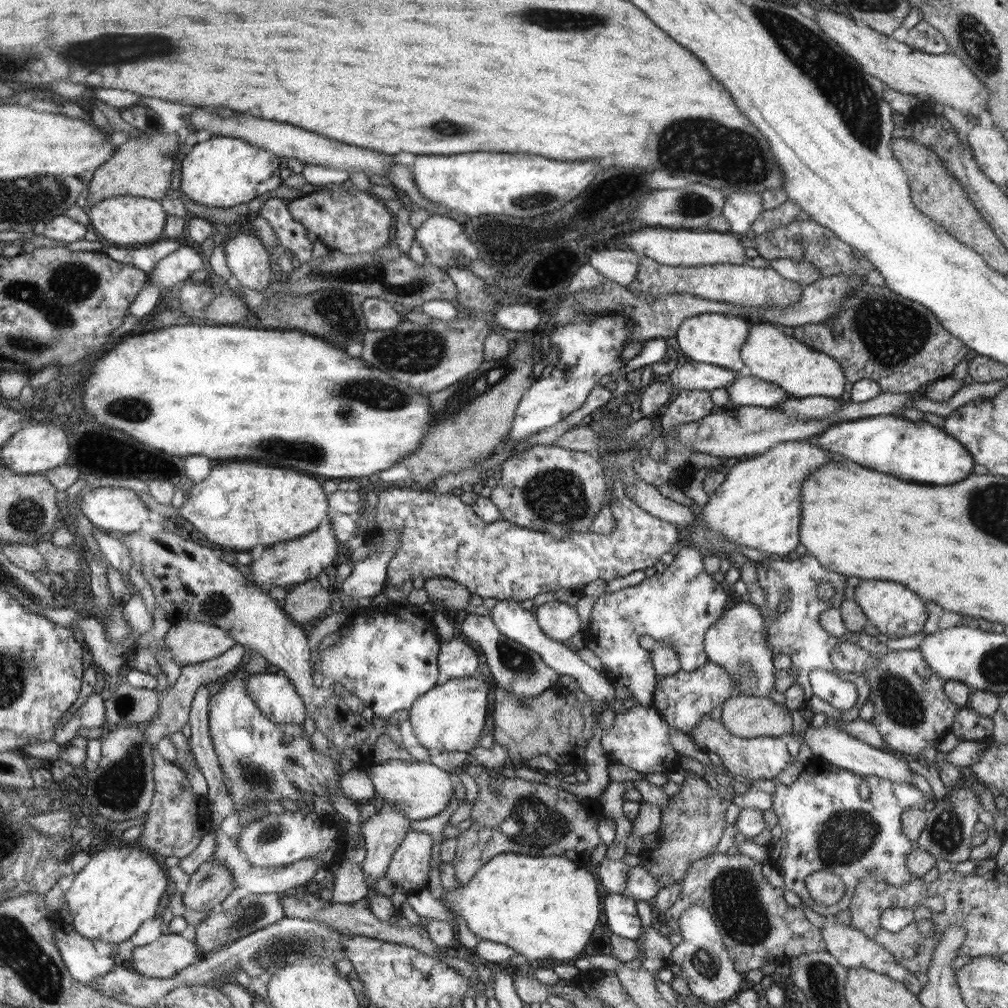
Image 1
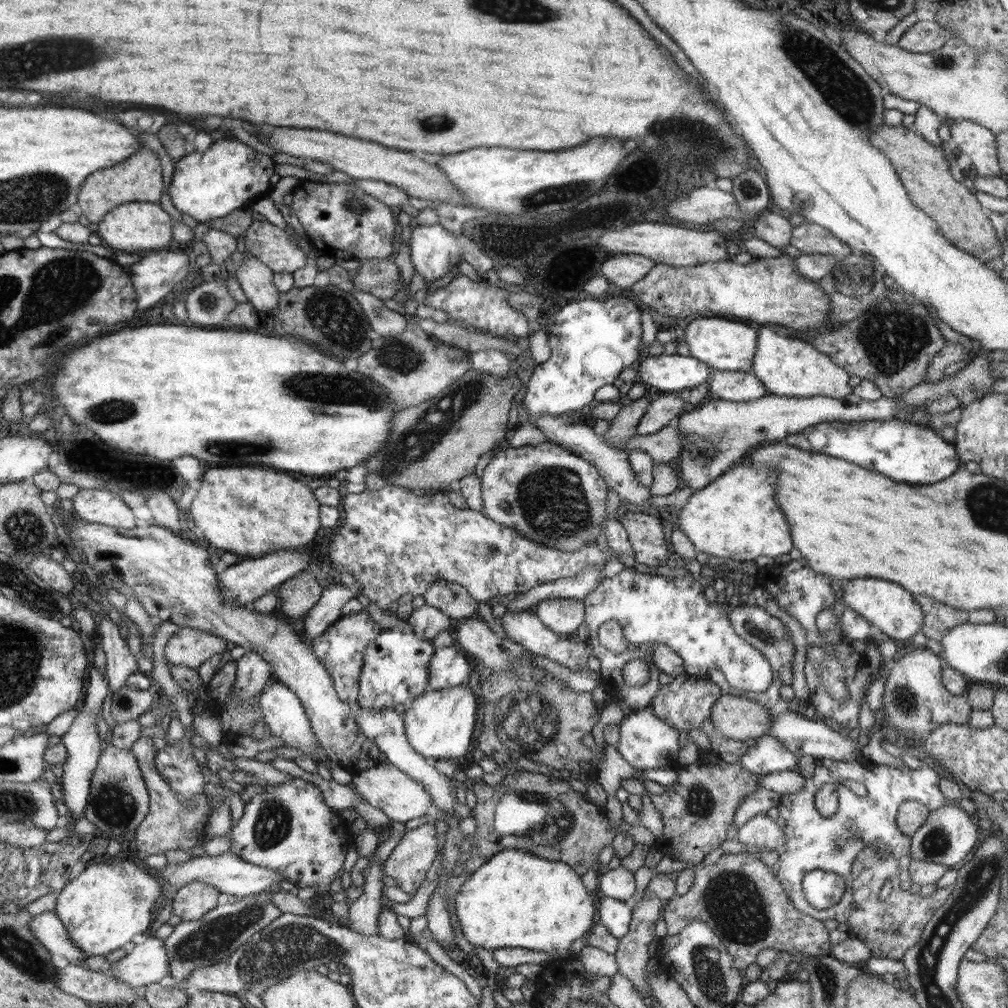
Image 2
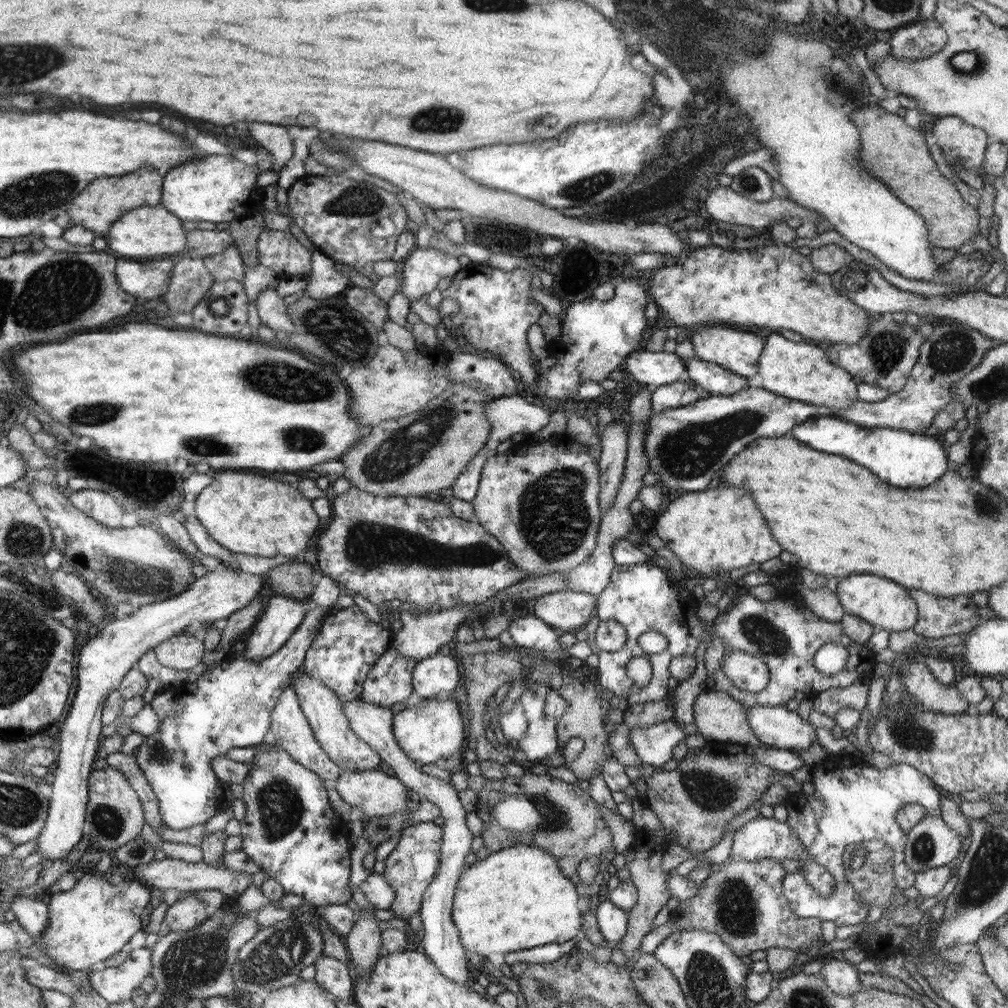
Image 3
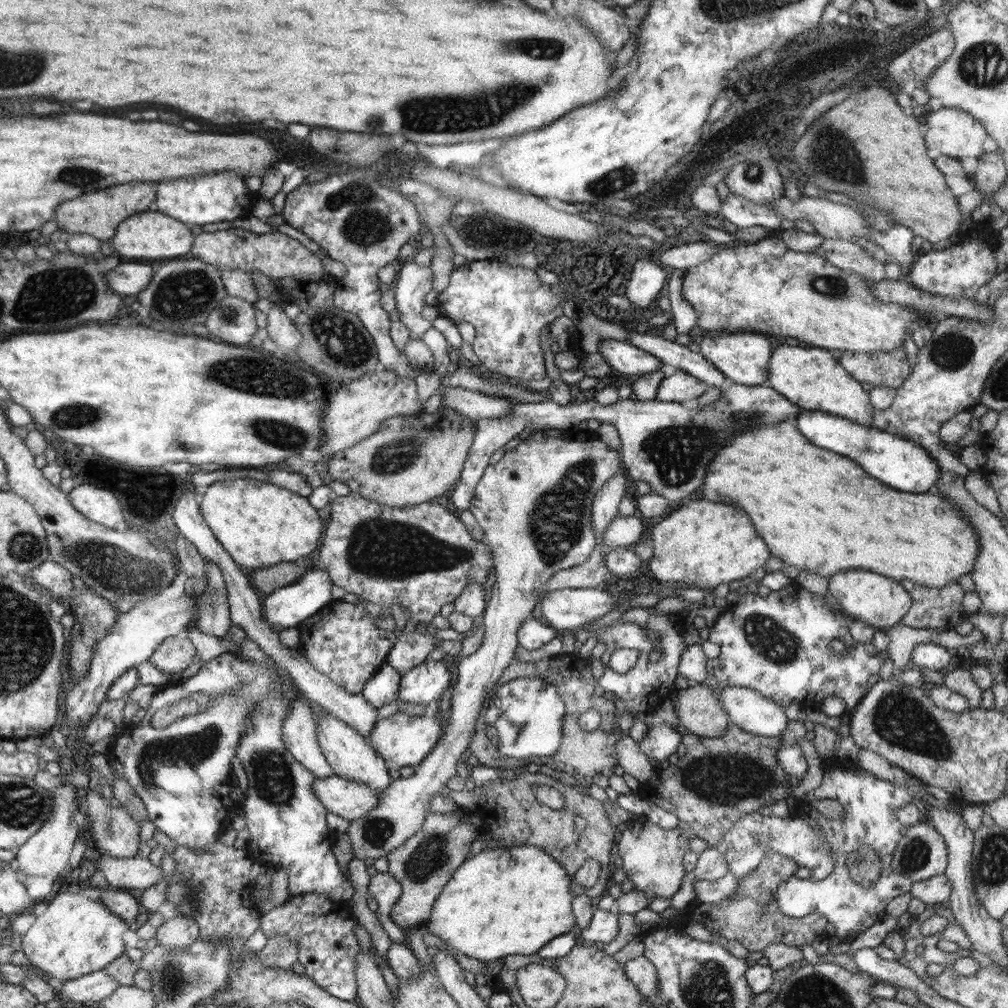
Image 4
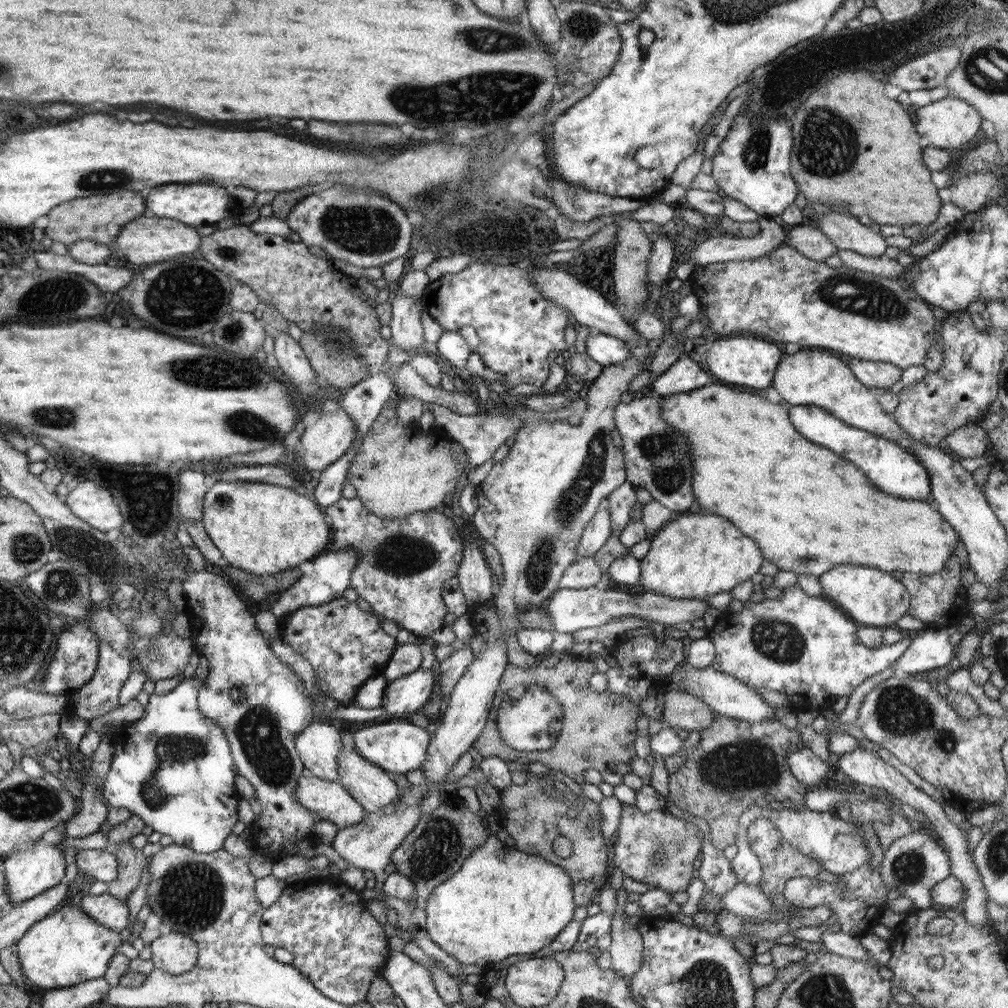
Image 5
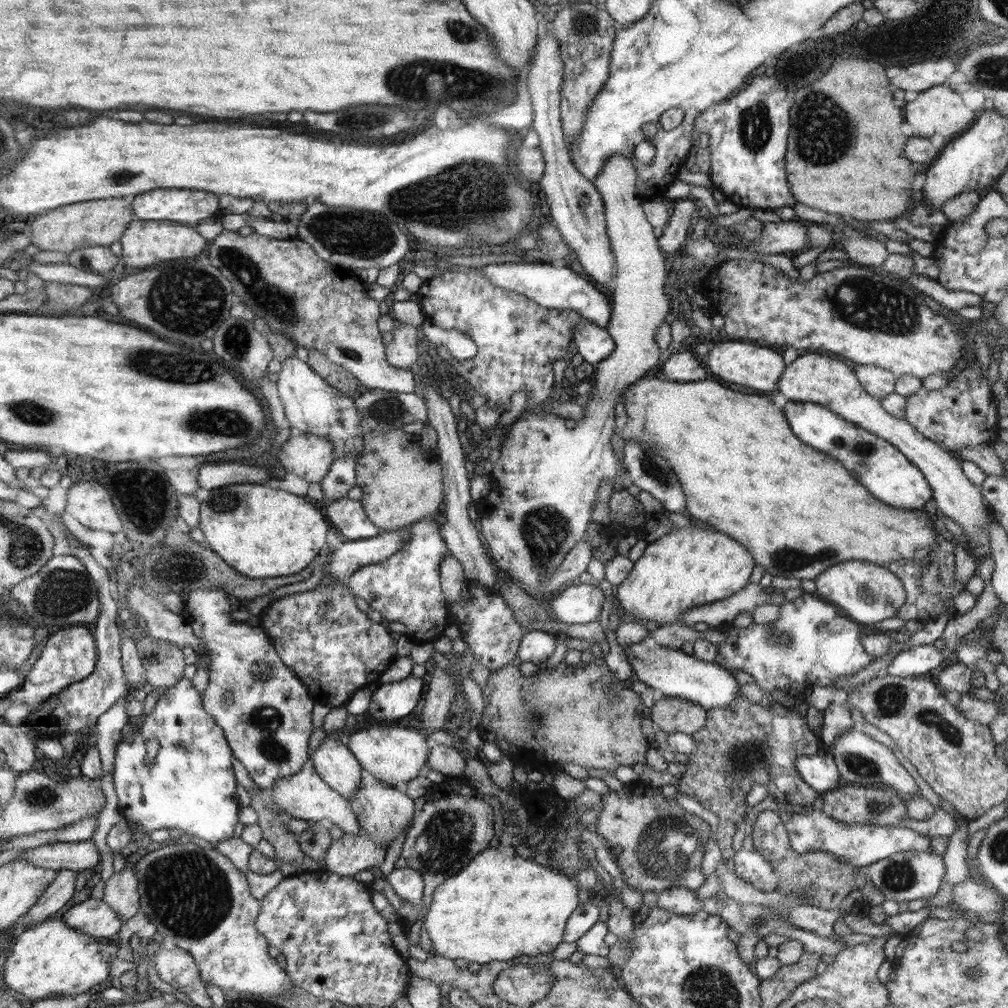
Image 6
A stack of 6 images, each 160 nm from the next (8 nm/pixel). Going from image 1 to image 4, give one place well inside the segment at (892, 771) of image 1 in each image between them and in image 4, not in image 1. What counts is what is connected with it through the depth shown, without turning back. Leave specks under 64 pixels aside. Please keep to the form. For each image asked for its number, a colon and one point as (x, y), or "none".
2: (820, 739)
3: (777, 726)
4: (748, 709)

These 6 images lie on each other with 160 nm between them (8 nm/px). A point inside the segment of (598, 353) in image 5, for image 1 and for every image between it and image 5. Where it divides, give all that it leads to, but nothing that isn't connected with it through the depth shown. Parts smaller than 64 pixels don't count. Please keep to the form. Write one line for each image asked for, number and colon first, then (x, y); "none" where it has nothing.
1: (693, 375)
2: (667, 373)
3: (655, 369)
4: (621, 355)

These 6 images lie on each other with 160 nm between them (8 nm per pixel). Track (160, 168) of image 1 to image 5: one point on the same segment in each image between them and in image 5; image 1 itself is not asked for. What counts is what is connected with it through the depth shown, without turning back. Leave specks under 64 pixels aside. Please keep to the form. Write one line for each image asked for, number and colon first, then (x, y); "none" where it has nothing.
2: (139, 179)
3: (102, 204)
4: (99, 214)
5: (98, 218)

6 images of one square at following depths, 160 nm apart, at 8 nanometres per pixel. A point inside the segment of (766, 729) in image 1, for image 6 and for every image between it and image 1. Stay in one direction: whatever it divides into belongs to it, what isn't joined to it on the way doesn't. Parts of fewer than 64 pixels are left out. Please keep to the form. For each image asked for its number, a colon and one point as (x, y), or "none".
2: (737, 718)
3: (718, 717)
4: (699, 710)
5: (683, 711)
6: (672, 714)

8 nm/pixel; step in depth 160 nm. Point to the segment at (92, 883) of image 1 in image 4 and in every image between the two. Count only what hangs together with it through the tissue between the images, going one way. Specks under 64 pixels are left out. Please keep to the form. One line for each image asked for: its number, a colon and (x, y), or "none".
2: (108, 904)
3: (89, 923)
4: (76, 935)

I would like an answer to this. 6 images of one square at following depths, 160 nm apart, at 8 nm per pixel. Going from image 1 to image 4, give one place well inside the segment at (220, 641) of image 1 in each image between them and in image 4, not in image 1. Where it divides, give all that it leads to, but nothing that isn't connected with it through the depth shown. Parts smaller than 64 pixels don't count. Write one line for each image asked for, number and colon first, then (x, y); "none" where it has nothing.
2: (191, 647)
3: (183, 652)
4: (173, 656)

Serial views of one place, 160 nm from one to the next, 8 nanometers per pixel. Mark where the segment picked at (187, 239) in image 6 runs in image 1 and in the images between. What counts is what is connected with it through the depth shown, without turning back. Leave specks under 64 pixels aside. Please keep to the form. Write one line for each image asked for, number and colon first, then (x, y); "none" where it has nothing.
1: (122, 220)
2: (135, 226)
3: (147, 232)
4: (153, 235)
5: (147, 239)

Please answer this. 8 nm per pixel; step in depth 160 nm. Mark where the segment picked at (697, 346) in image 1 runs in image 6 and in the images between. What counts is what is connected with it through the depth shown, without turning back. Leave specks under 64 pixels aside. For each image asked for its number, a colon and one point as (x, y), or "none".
2: (722, 344)
3: (738, 351)
4: (742, 358)
5: (742, 360)
6: (746, 364)

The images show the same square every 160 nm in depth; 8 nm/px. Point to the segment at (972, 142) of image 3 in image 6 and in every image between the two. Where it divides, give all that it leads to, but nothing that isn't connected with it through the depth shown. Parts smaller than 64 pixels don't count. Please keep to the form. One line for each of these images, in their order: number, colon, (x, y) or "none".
4: (953, 131)
5: (950, 124)
6: (940, 110)

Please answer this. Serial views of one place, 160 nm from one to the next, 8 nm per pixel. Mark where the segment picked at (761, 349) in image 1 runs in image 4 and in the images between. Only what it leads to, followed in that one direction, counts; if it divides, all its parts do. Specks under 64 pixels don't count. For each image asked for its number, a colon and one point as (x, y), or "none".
2: (787, 366)
3: (802, 371)
4: (812, 378)

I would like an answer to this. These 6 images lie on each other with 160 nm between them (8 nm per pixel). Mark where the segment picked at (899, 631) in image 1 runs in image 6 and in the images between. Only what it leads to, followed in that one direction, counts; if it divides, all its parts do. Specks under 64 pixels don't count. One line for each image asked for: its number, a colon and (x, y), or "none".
2: (884, 605)
3: (885, 605)
4: (866, 597)
5: (871, 598)
6: (868, 593)

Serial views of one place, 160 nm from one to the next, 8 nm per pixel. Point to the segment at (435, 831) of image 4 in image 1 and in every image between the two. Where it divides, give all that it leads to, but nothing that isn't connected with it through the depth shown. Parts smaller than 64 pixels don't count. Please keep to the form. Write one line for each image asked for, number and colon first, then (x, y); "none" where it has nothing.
1: (409, 868)
2: (416, 852)
3: (412, 865)

